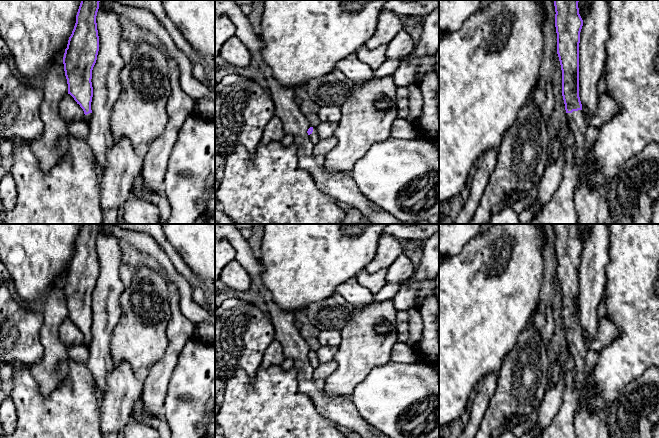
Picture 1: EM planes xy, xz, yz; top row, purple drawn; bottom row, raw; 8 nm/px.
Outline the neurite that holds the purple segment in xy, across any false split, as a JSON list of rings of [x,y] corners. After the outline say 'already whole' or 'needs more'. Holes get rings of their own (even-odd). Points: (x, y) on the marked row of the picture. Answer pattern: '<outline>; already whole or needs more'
[[[81,0],[76,23],[69,37],[67,48],[65,49],[63,64],[65,76],[68,84],[68,94],[70,94],[77,104],[84,111],[83,121],[89,124],[92,118],[91,102],[93,97],[92,70],[97,60],[99,51],[99,36],[97,30],[96,16],[99,9],[100,0]]]; needs more

